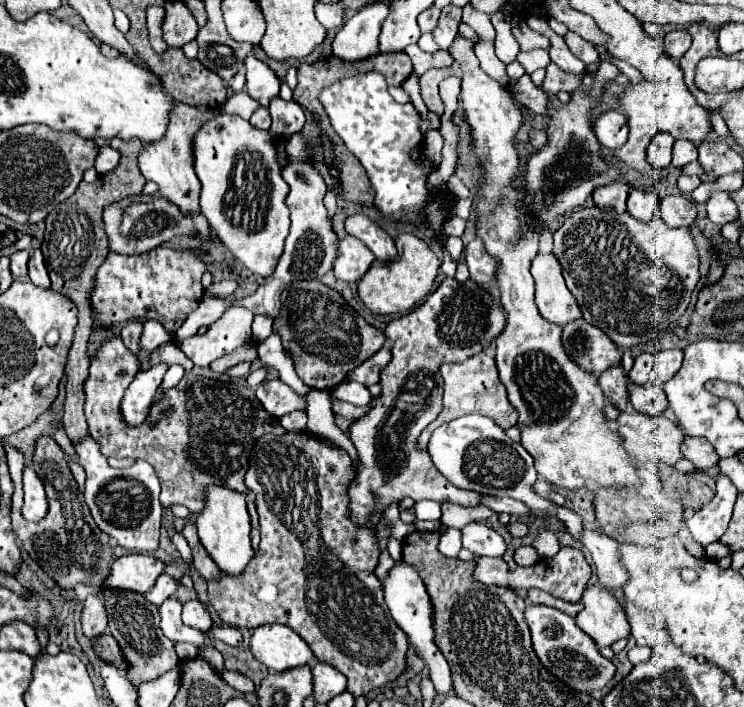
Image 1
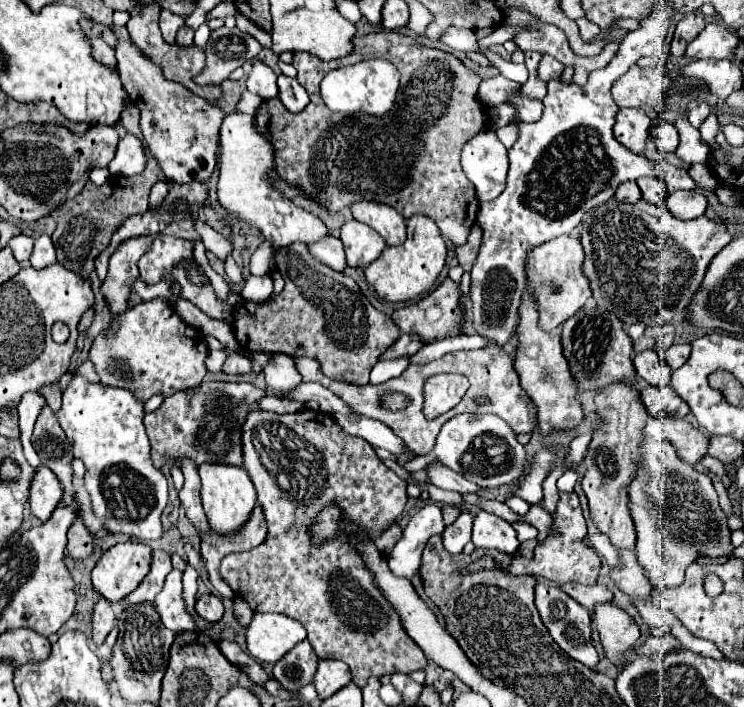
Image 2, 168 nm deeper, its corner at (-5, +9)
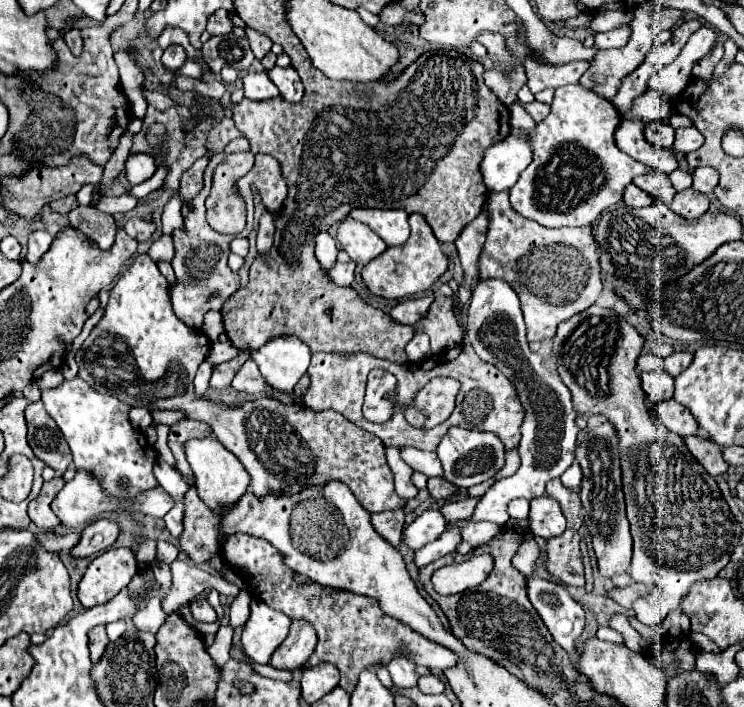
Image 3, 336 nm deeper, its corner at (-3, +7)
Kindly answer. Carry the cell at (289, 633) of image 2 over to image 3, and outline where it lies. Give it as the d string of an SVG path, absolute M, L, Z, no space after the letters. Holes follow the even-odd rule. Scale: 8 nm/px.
M251 599L251 613L243 625L241 645L243 651L257 663L269 663L271 653L283 643L291 619L265 603Z

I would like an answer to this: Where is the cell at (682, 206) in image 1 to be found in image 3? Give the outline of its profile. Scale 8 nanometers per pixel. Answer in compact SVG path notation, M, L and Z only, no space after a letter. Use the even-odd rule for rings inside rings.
M685 189L679 191L671 203L671 209L687 219L701 217L709 209L709 199L703 193L697 193L695 189Z

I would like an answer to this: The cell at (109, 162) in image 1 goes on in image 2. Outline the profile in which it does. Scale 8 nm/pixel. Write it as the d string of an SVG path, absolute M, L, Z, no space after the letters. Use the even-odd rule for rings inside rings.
M125 135L115 151L113 161L109 163L111 175L135 175L145 169L145 153L141 141L133 135Z

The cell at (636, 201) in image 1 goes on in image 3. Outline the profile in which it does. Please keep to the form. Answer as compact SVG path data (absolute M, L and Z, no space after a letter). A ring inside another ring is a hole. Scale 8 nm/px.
M645 173L645 175L639 175L637 179L633 179L633 183L639 189L643 189L645 193L649 193L653 199L659 199L665 205L671 205L675 189L665 173Z

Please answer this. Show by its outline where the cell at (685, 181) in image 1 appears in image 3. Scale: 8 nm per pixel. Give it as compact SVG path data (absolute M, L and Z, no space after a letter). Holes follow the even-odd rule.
M701 167L693 173L693 189L699 193L713 193L719 183L719 175L713 167Z

